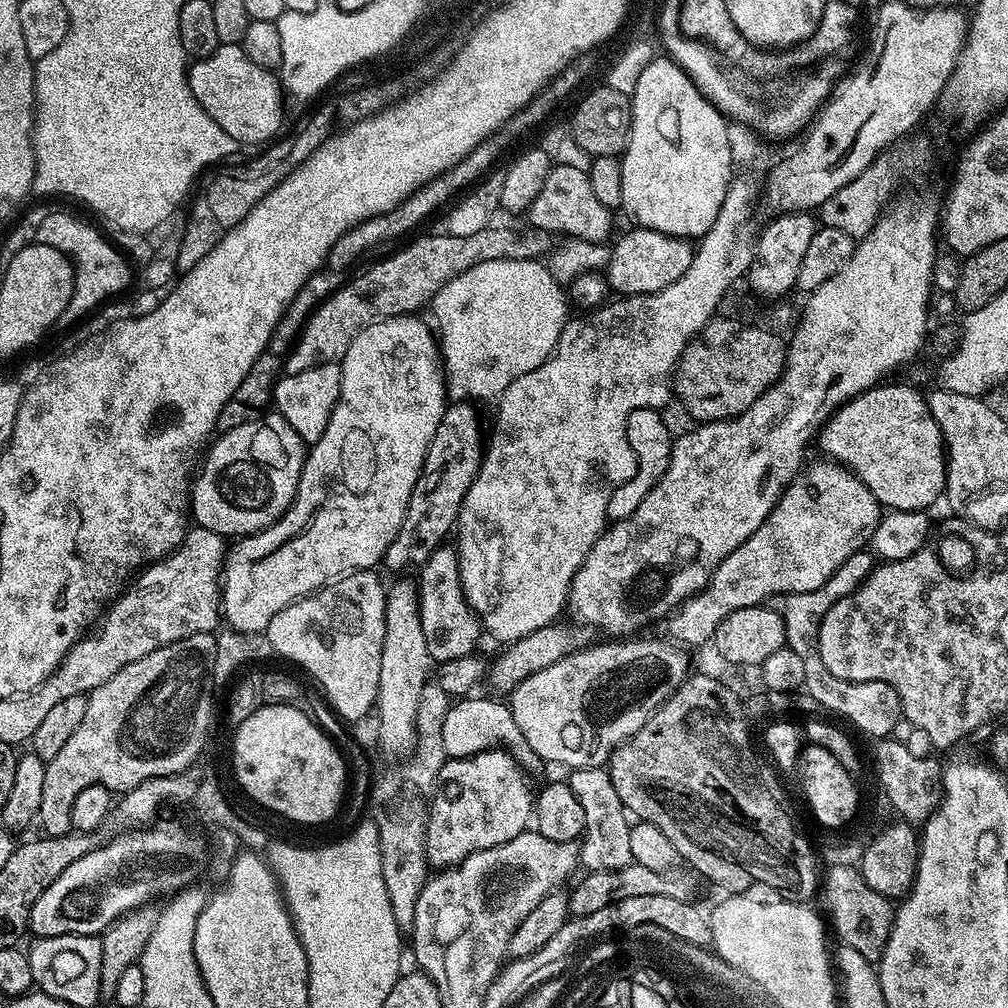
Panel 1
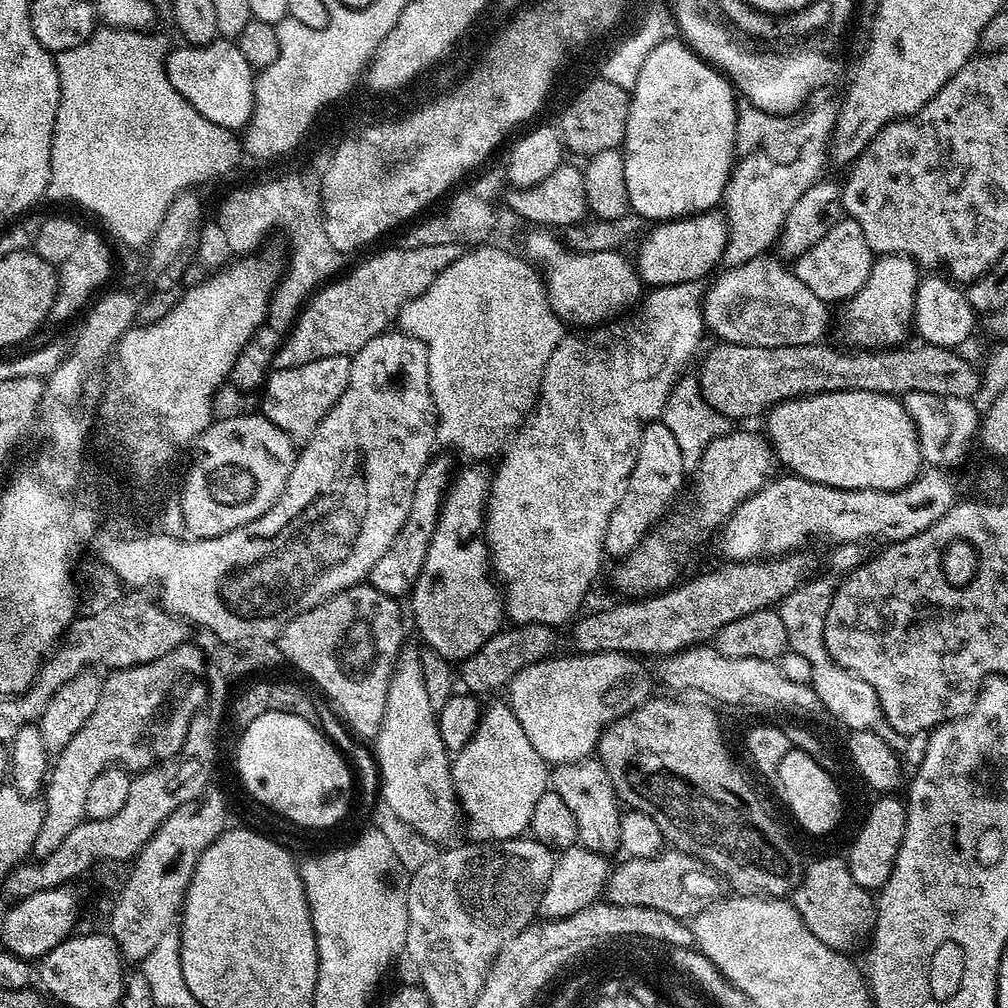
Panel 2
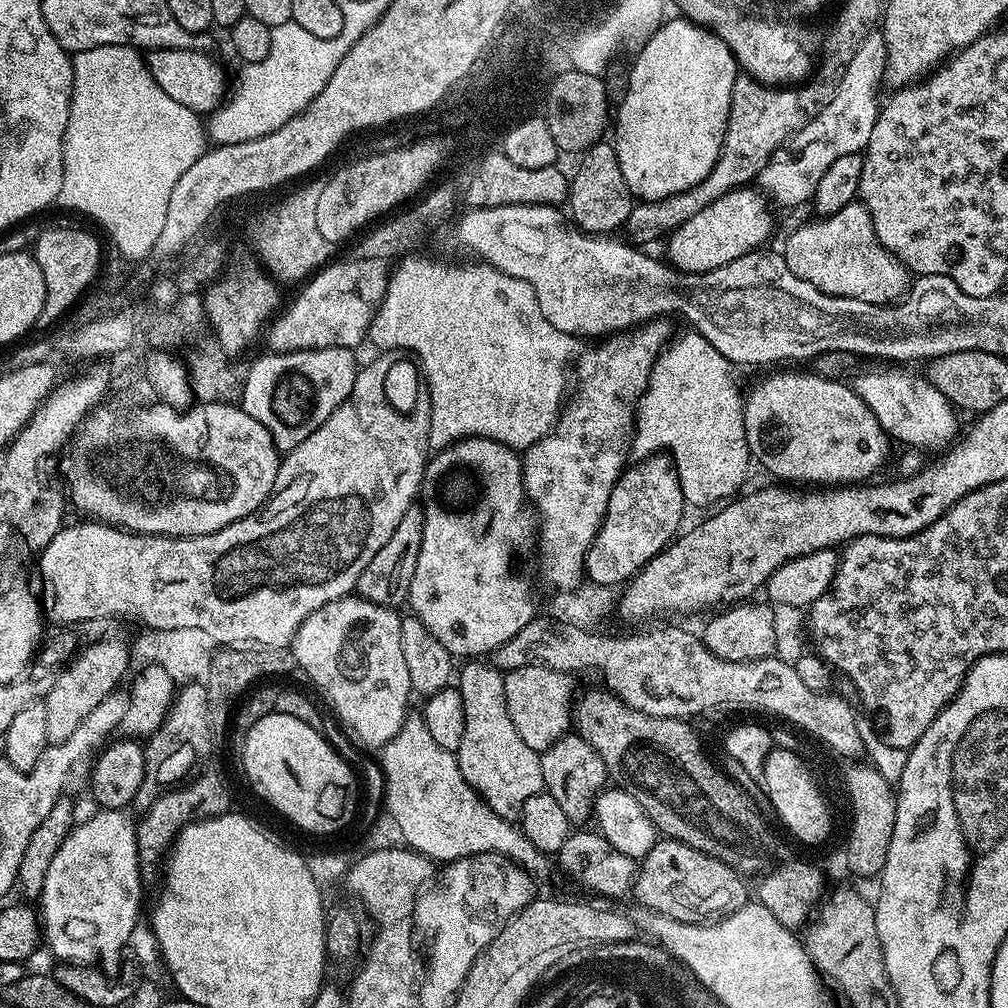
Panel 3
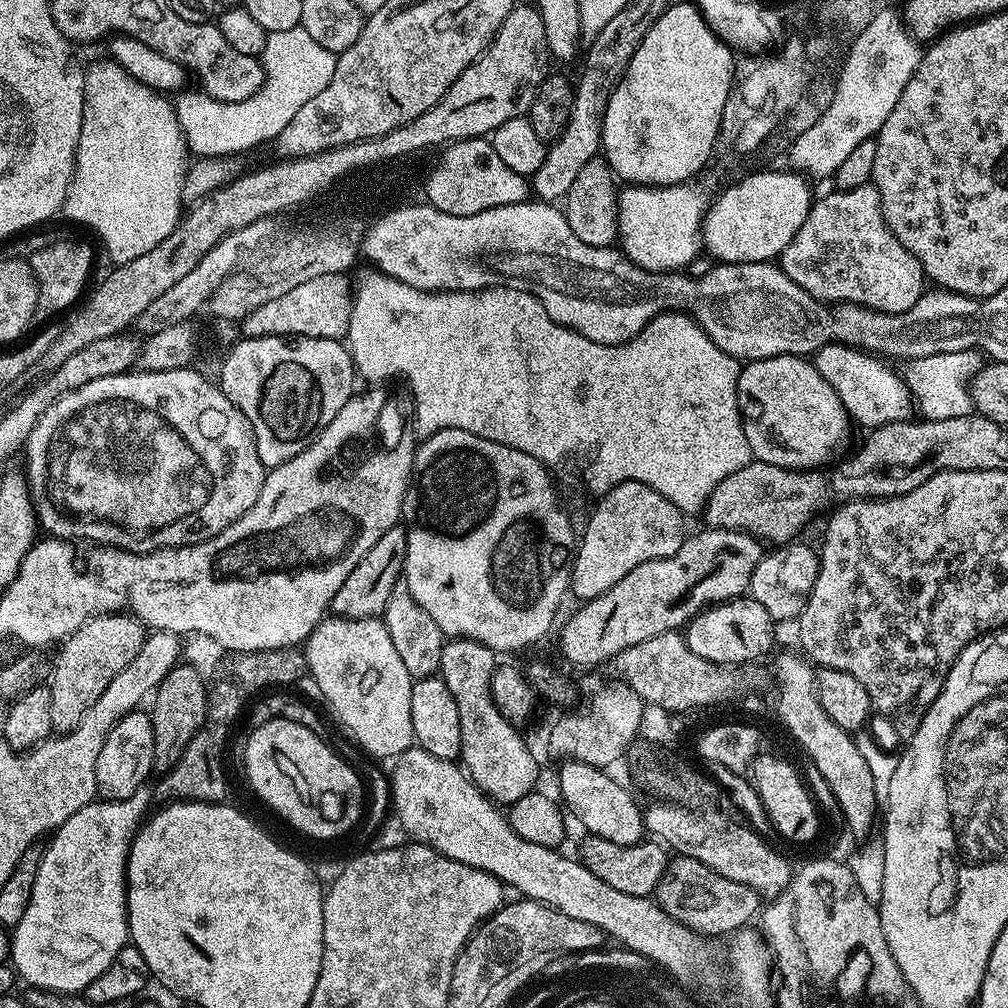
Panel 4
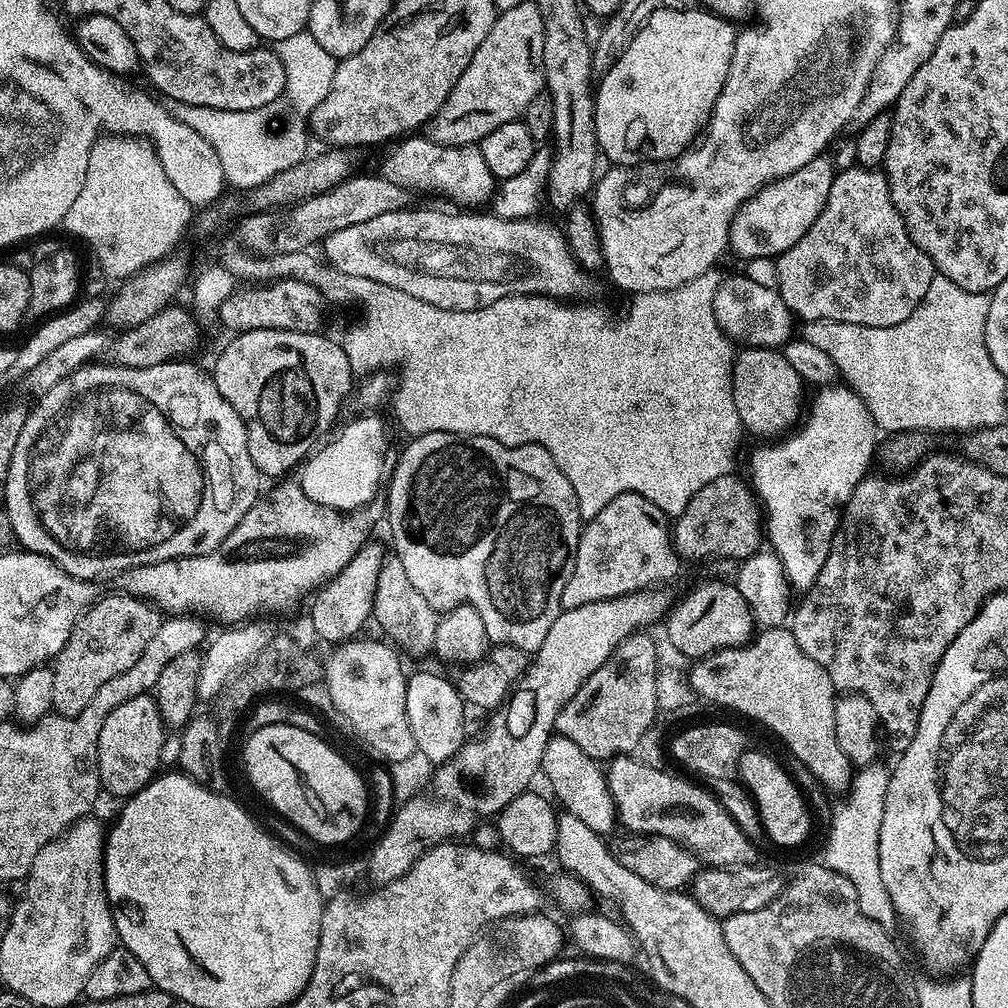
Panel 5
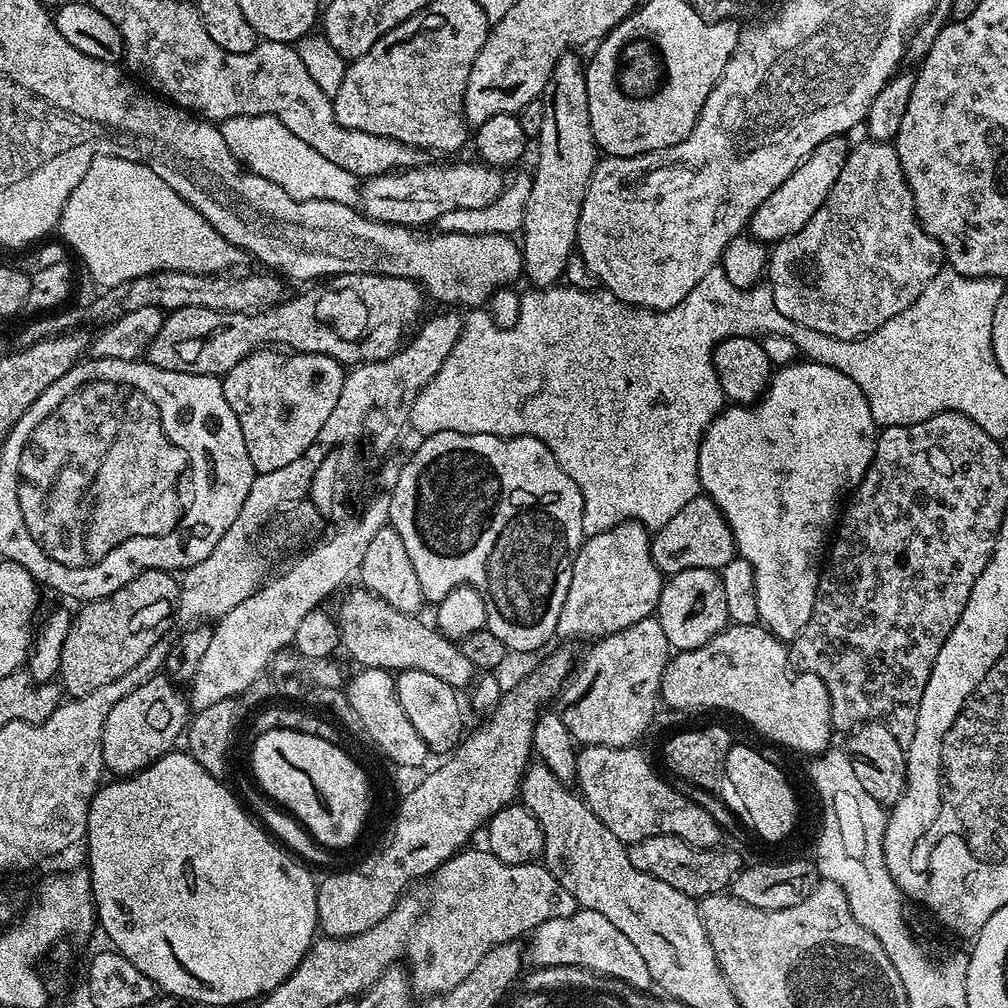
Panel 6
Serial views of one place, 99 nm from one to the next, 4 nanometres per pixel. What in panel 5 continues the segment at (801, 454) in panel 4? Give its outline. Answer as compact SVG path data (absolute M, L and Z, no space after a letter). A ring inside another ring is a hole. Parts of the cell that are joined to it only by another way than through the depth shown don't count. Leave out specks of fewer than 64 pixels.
M741 347L732 362L732 389L734 406L738 406L738 418L745 433L753 432L756 436L764 436L760 438L780 438L801 417L806 385L798 370L786 362L783 351Z

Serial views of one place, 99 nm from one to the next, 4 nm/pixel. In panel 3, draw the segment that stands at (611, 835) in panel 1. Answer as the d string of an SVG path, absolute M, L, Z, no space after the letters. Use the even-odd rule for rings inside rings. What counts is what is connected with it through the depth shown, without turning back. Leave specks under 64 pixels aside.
M566 734L540 753L540 765L546 791L554 798L554 802L558 802L558 806L562 806L566 818L573 825L583 825L580 823L593 815L596 798L608 780L608 771L602 758L582 737Z

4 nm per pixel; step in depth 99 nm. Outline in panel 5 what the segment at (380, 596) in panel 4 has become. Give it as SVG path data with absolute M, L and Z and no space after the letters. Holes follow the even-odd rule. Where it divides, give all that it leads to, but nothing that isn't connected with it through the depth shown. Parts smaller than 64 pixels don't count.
M365 542L360 545L360 549L356 551L354 558L350 558L350 562L346 562L346 566L342 566L342 570L338 575L332 576L320 585L318 591L311 597L311 599L313 598L312 628L316 631L318 639L325 640L328 646L335 646L344 643L346 640L359 637L363 633L360 631L363 630L364 623L373 619L372 603L378 586L378 574L382 570L382 562L385 558L386 548L384 552L382 545Z

